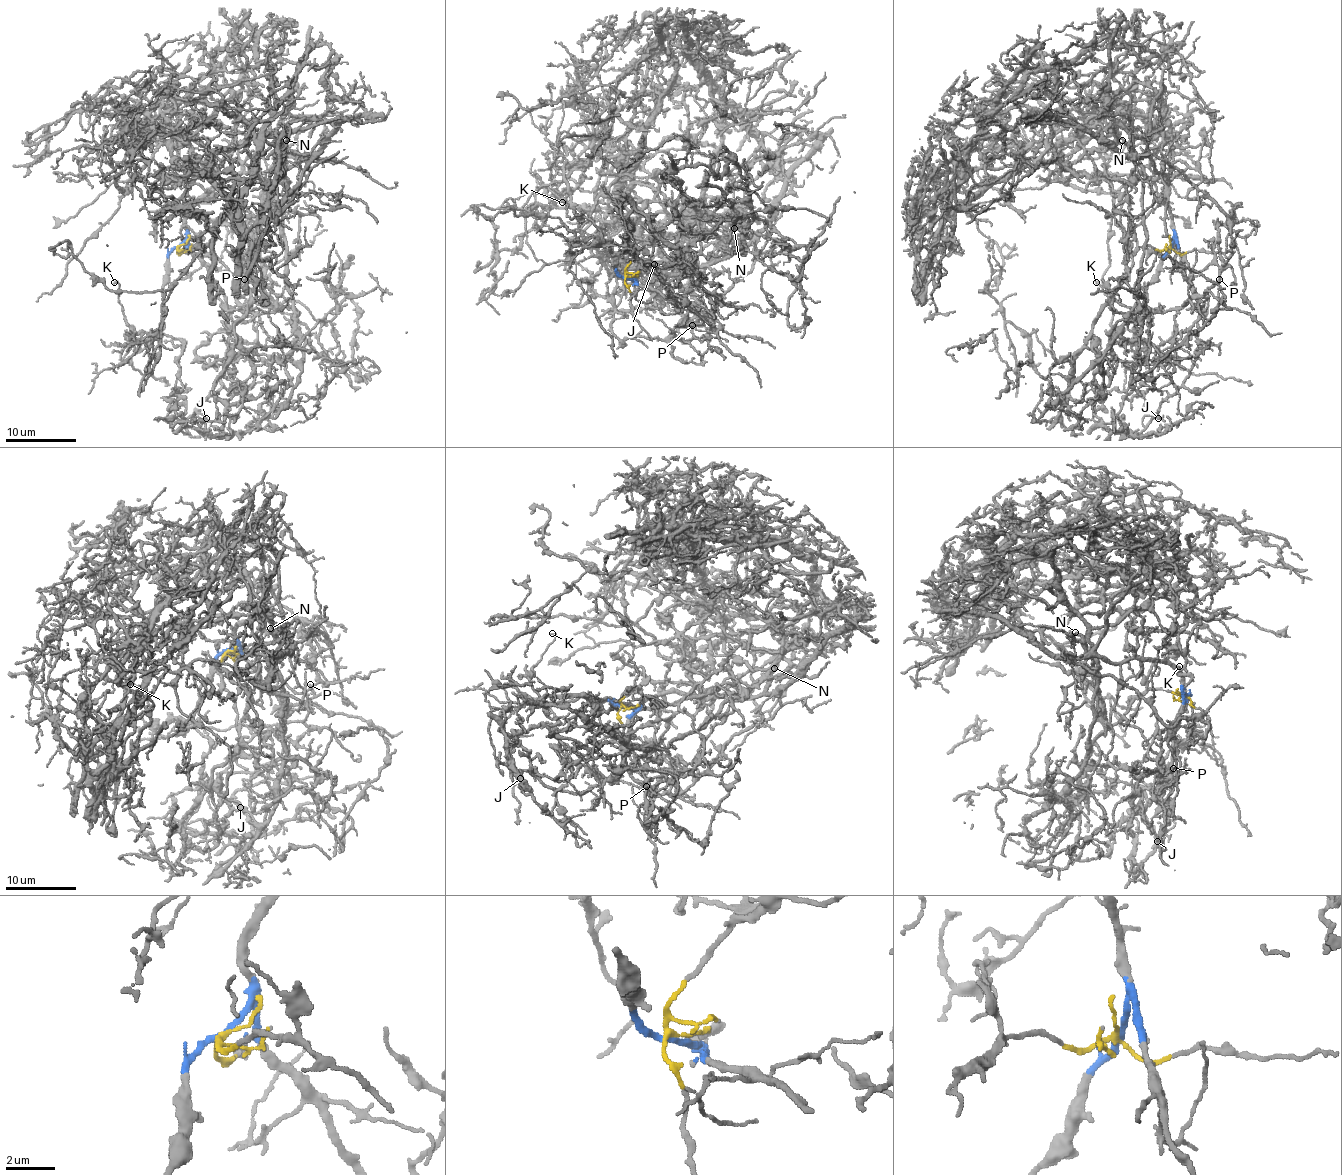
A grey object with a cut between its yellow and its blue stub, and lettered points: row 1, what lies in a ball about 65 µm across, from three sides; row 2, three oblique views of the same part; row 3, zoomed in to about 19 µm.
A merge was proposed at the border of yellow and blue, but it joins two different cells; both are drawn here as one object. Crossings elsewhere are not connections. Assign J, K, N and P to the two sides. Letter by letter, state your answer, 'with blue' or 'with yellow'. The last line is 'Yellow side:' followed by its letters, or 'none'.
J: with blue
K: with blue
N: with yellow
P: with yellow
Yellow side: N, P

